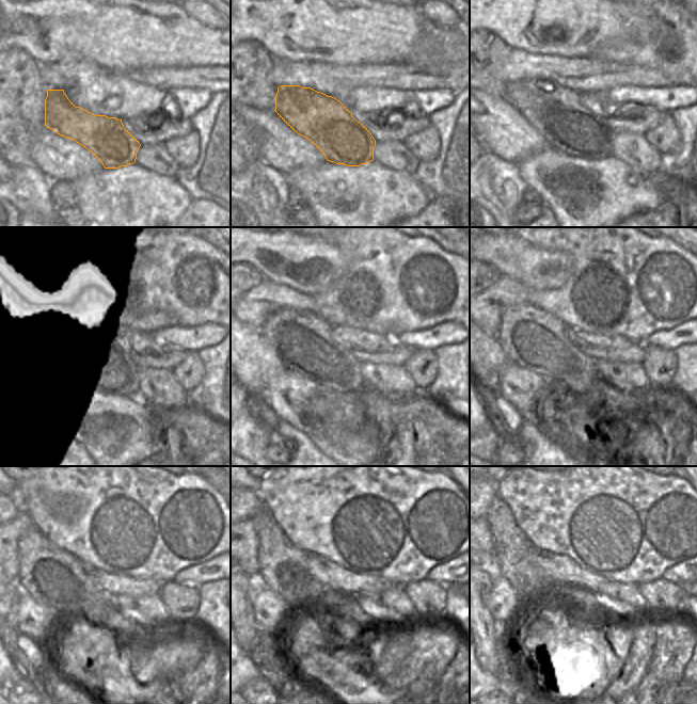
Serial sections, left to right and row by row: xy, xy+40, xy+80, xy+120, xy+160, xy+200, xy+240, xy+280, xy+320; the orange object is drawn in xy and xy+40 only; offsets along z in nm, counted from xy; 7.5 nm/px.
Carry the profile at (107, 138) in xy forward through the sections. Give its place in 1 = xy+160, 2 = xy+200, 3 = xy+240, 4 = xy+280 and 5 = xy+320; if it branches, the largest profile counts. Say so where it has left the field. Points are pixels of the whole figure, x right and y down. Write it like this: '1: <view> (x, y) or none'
1: xy+160 (302, 339)
2: xy+200 (533, 338)
3: xy+240 (56, 578)
4: xy+280 (284, 569)
5: xy+320 (518, 559)

